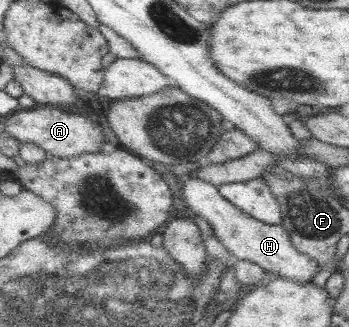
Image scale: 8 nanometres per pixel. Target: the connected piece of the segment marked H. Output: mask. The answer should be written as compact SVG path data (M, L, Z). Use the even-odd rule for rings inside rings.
M187 177L182 179L182 182L182 195L187 207L194 215L203 217L211 225L220 243L238 261L254 263L272 276L288 278L298 283L312 281L319 272L319 266L322 265L294 247L284 225L272 225L254 219L224 199L212 183L197 177Z

